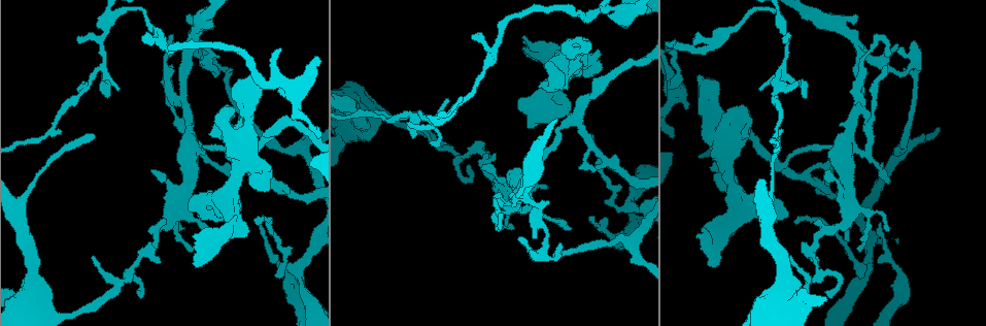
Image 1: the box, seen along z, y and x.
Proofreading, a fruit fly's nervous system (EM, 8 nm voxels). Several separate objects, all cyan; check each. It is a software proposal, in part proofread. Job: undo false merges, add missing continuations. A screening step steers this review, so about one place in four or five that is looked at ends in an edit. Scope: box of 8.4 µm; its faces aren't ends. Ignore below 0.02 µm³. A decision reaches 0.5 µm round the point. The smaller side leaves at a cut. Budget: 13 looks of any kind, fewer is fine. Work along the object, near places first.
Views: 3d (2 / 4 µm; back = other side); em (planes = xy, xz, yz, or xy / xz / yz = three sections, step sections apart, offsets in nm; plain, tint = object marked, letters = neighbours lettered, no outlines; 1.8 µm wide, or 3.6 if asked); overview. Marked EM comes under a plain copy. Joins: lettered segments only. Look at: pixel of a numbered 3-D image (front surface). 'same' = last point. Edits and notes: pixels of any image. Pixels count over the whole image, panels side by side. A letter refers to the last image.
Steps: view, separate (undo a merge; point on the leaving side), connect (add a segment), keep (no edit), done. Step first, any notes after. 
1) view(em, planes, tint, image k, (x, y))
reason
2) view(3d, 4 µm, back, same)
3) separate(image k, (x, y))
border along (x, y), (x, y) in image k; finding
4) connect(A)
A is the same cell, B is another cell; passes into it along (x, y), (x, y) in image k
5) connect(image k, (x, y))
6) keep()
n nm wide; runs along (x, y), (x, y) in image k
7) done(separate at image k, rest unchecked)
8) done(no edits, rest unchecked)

view(em, planes, tint, image 1, (437, 143))
tapers out

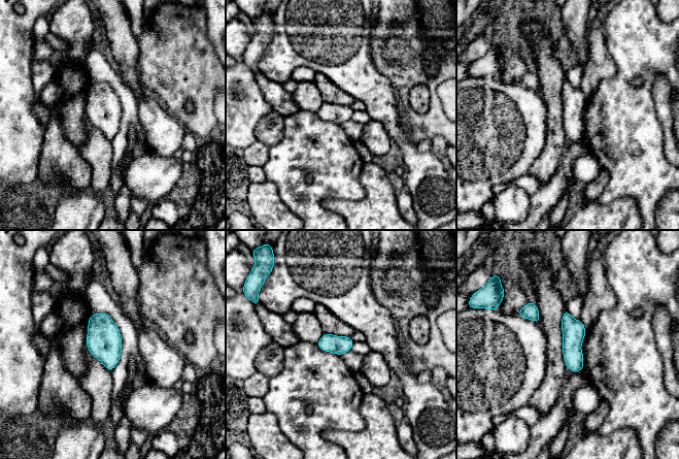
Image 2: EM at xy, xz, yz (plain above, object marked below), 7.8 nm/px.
view(em, planes, letters, same)

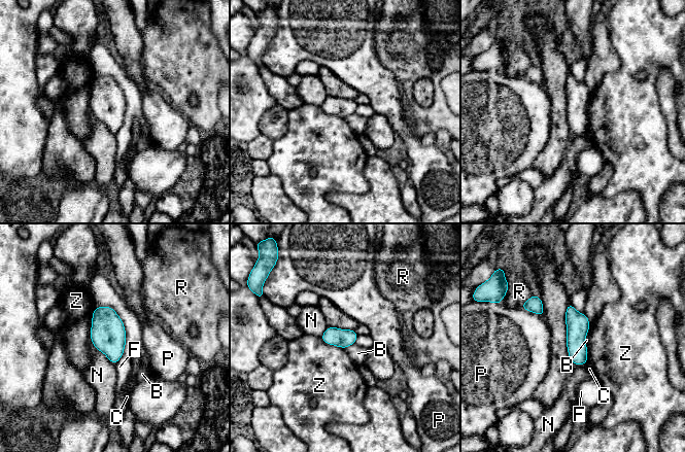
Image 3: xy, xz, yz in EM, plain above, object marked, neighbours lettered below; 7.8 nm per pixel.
keep()
140 nm wide; Z touches over 340 nm; B, C, F, N, P, R and Z are other cells; none of them fits

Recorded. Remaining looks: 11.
view(em, planes, letters, image 1, (696, 40))
thin end

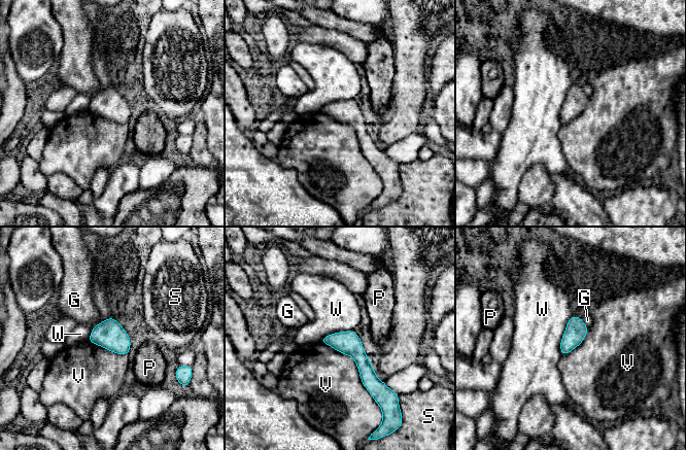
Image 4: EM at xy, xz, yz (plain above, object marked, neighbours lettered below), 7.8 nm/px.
keep()
G, P, S, V and W are other cells; border along (320, 341), (353, 359), (377, 404) in image 4; no lettered segment goes on from it

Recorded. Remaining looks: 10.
view(em, planes, letters, image 1, (625, 24))
free end

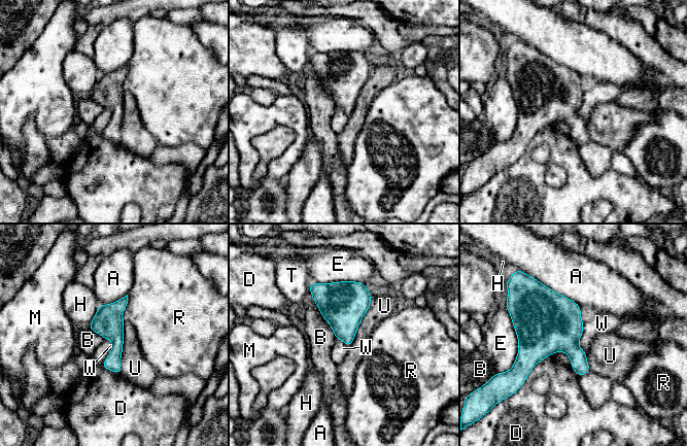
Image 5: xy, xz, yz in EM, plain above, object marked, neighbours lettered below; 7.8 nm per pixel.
keep()
240 nm wide; E touches over 440 nm; A, B, D, E, H, M, R, T, U and W are other cells; none of them fits

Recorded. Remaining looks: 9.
view(em, xy, step 16, letters, image 1, (171, 65))
an open end

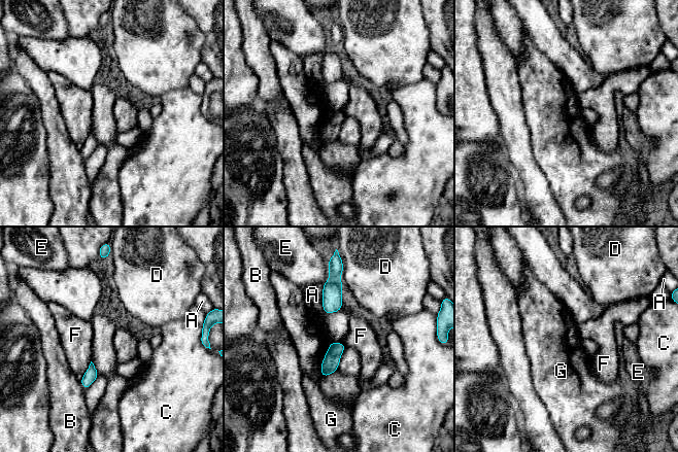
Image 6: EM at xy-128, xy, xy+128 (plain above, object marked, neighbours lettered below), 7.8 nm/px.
keep()
G touches over 280 nm; A, B, C, D, E, F and G are other cells; border along (331, 342), (320, 364), (321, 377) in image 6; none of them fits

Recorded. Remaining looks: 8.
view(3d, 2 µm, image 1, (901, 270))
sudden change in width

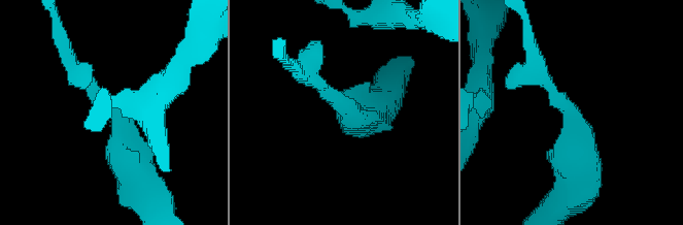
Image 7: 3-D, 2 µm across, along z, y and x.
view(em, 3.6 µm, planes, tint, image 7, (572, 112))

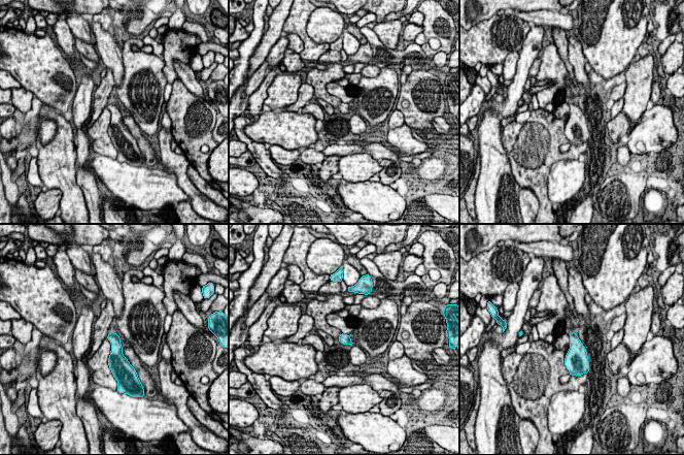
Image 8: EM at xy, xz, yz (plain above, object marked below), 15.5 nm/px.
view(em, 3.6 µm, planes, letters, same)

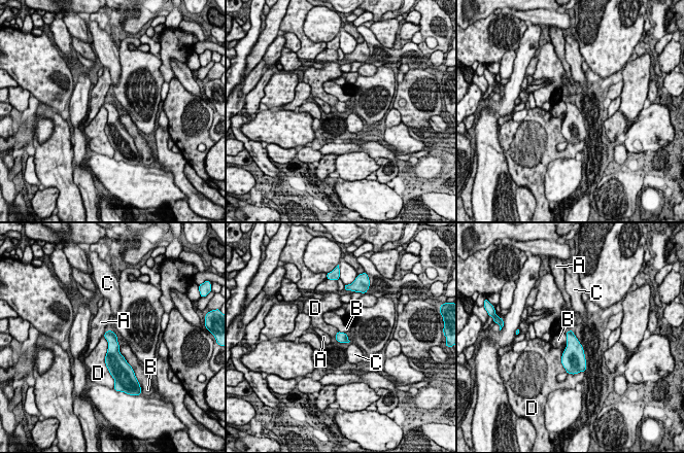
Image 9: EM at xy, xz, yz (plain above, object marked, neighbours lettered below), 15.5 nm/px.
keep()
A, B, C and D are other cells; border along (103, 336), (110, 373) in image 9; all the same cell

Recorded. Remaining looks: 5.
done(no edits, rest unchecked)

